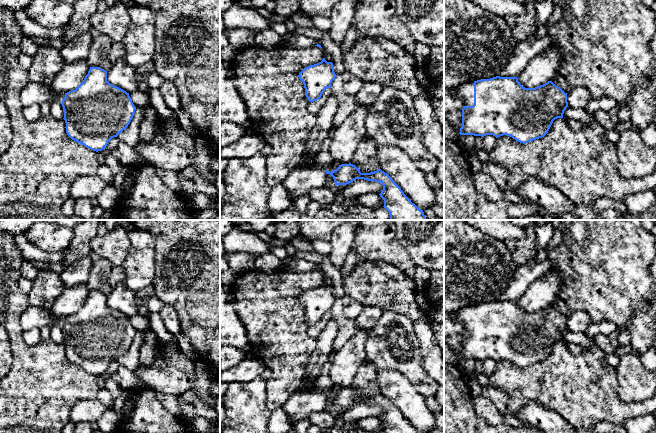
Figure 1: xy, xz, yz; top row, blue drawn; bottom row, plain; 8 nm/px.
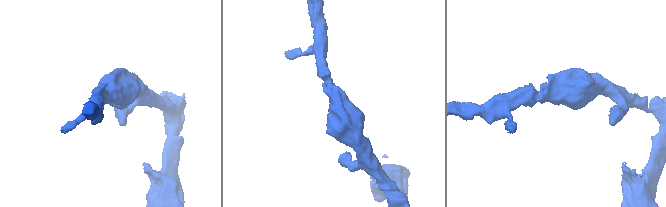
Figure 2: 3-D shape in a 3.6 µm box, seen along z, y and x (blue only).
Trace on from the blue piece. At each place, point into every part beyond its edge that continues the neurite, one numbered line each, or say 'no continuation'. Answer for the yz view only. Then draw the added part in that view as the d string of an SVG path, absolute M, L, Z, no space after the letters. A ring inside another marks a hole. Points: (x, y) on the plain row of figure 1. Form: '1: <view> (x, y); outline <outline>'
1: yz (465, 315); outline M465 306L454 312L454 318L462 323L464 330L474 329L474 306Z

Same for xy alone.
1: xy (32, 317); outline M29 306L20 316L20 325L23 331L44 326L62 327L65 317L53 318L48 309Z

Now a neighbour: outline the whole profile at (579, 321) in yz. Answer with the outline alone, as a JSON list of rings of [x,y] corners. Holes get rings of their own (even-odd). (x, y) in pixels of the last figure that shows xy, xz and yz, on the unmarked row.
[[[584,310],[576,311],[567,318],[568,329],[576,333],[585,333],[590,324],[591,319]]]

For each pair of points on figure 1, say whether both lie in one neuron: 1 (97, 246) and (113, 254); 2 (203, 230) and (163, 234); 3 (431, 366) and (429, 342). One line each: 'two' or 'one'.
1: one
2: one
3: one

